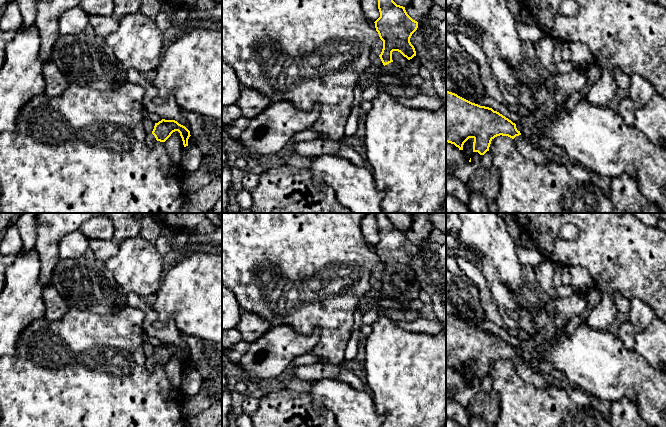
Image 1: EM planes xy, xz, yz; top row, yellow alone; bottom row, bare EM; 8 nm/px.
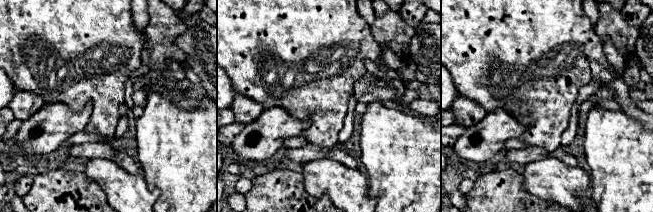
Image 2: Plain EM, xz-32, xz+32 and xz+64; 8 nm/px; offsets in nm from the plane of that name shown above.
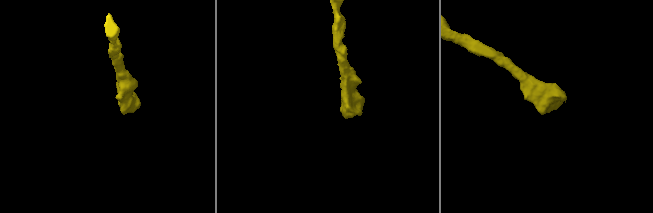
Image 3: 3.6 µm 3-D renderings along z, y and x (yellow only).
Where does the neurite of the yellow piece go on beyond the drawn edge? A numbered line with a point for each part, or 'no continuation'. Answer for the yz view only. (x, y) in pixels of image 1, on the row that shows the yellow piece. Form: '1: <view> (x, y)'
1: yz (529, 151)

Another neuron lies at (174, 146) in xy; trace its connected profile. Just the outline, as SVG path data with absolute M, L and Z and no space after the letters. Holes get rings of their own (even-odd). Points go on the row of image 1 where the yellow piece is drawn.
M178 131L173 132L171 136L164 142L164 146L171 161L176 165L180 165L182 151L184 149L180 133Z

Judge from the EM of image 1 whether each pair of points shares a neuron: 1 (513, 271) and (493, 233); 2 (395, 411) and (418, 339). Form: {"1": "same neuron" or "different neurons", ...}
{"1": "same neuron", "2": "same neuron"}

